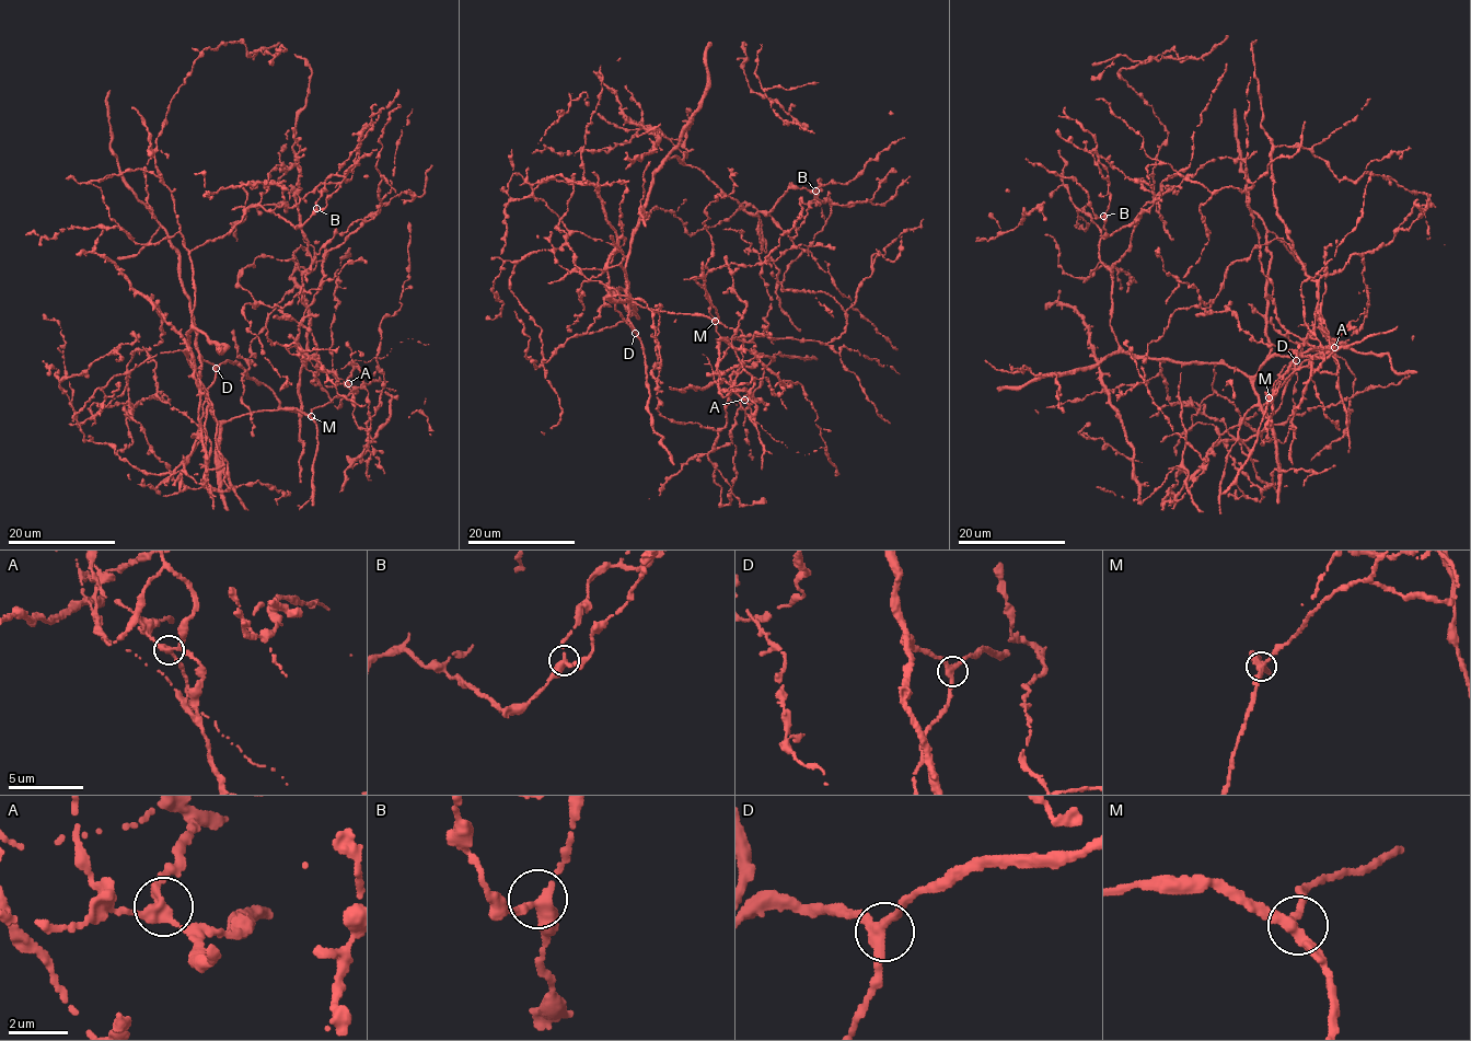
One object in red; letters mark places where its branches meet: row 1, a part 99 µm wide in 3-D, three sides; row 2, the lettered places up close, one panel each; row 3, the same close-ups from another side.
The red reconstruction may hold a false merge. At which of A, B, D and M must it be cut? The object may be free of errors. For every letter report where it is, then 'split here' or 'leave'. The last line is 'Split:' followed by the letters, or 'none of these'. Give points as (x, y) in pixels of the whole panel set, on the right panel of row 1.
A: (1334, 347) | split here
B: (1103, 216) | leave
D: (1296, 360) | leave
M: (1269, 397) | leave
Split: A

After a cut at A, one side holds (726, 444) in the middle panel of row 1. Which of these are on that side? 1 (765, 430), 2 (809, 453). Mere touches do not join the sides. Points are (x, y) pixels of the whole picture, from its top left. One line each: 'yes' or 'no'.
1: no
2: no

